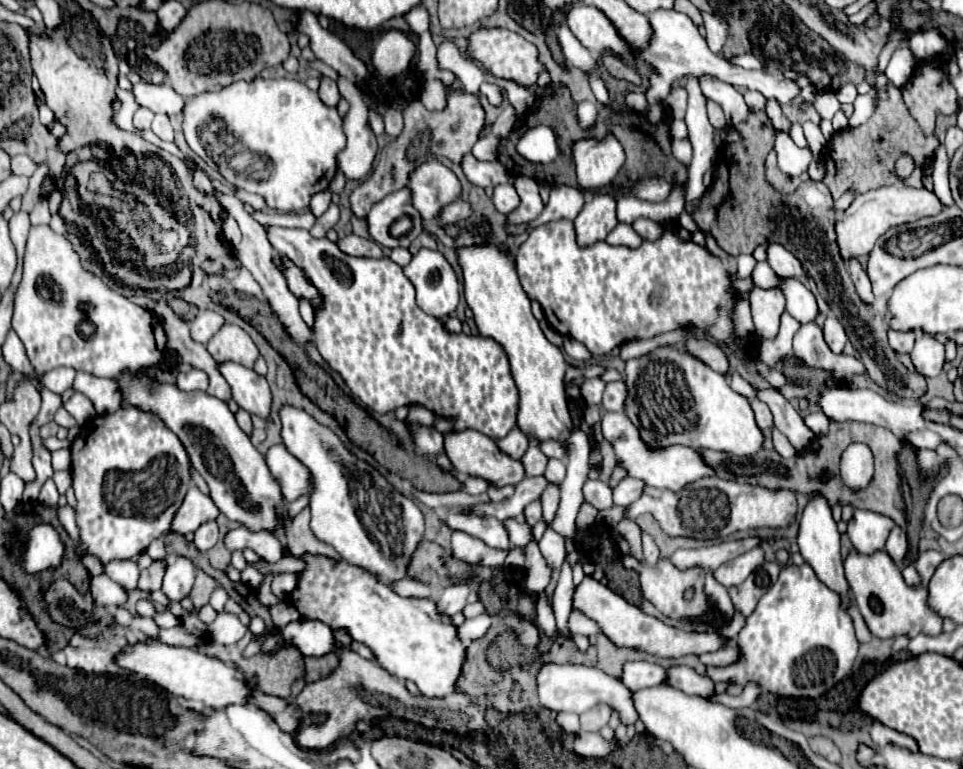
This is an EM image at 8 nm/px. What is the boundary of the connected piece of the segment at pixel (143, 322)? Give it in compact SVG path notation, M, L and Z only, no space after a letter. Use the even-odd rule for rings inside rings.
M47 225L31 227L27 237L23 281L15 293L13 329L39 375L55 367L73 367L97 377L117 377L123 371L155 367L165 359L167 337L155 315L87 273L71 243ZM83 305L87 311L81 309Z

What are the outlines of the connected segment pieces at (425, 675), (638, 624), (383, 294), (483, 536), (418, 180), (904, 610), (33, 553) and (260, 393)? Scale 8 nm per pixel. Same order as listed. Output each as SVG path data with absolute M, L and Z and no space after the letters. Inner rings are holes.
M303 553L299 559L305 567L299 571L297 585L287 599L291 605L295 605L295 609L299 609L303 619L319 619L333 631L345 629L353 641L365 643L371 649L375 661L381 667L385 667L397 679L401 677L413 681L425 697L445 697L455 691L453 687L465 661L465 647L457 637L457 629L449 623L449 617L439 615L433 601L401 597L389 585L369 575L365 569L353 567L345 561L335 561L331 557L313 553Z
M585 577L579 585L575 585L573 609L581 611L585 617L593 619L599 625L599 629L603 631L603 635L615 647L639 649L639 651L651 653L655 657L673 657L673 659L677 659L677 657L683 657L683 655L689 655L689 653L701 655L701 653L717 651L725 643L725 637L721 637L717 633L683 631L683 629L677 629L673 625L665 625L657 617L651 617L645 611L641 611L637 605L627 603L621 595L617 595L609 587L601 585L593 577Z
M267 227L267 233L269 233L269 241L271 245L281 253L285 255L287 259L291 259L295 265L299 265L299 269L303 269L307 281L311 281L311 285L315 285L315 289L319 289L319 305L315 307L315 323L313 323L313 337L315 337L315 345L321 353L321 357L325 359L325 363L337 371L345 385L351 389L351 393L355 397L361 399L361 403L369 409L369 411L375 411L375 413L389 413L389 411L395 411L397 407L403 407L403 405L423 405L427 407L429 411L433 411L437 417L445 417L445 419L453 419L455 421L455 429L453 431L465 431L465 429L475 429L475 431L481 431L485 433L487 437L491 439L503 439L517 423L517 403L519 403L519 395L517 395L517 387L515 387L515 381L513 381L513 375L511 375L511 369L509 369L509 361L507 361L507 353L505 349L491 337L483 337L483 335L465 335L465 333L449 333L445 329L445 325L441 323L441 319L437 317L431 317L427 313L423 313L417 303L415 303L415 287L411 285L411 281L403 275L403 269L393 263L389 257L383 257L383 259L367 259L367 257L351 257L347 253L343 253L337 243L331 243L329 239L315 239L309 235L309 231L305 229L281 229L281 227Z
M451 509L447 517L447 525L457 531L465 531L493 549L509 549L509 537L503 529L501 521L495 517L479 517L473 513L461 513L459 509Z
M437 159L417 167L411 173L409 187L413 191L413 205L423 219L437 219L443 205L461 197L459 179Z
M857 551L849 553L849 557L845 559L845 577L851 585L851 593L855 597L855 603L867 623L867 627L871 629L871 633L875 637L881 637L881 639L889 639L889 637L897 637L897 635L905 635L905 637L915 637L919 633L923 635L939 635L941 633L941 627L943 627L943 619L931 611L927 607L927 589L925 587L911 587L905 583L899 567L893 567L893 561L891 557L887 557L887 551L877 551L877 553L871 553L871 555L861 555Z
M37 525L25 533L21 563L27 573L45 571L63 563L63 543L51 525Z
M223 363L219 365L219 371L231 385L233 401L247 409L251 415L259 415L261 419L267 419L271 413L271 389L265 381L265 377L257 375L253 369L247 369L239 363Z

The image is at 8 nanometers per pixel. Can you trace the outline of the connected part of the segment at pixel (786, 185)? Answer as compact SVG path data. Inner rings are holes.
M772 150L765 161L765 175L767 181L779 192L790 194L797 189L799 183L809 180L809 176L806 173L802 173L801 177L789 177L787 174L780 171L777 162L777 156L774 150Z

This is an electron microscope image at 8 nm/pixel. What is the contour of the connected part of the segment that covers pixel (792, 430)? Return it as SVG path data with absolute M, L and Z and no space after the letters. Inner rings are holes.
M769 387L769 389L755 389L757 399L765 401L771 407L771 413L775 417L775 427L789 439L789 443L801 451L805 449L815 433L805 425L803 417L791 407L791 403L779 393L779 389Z

